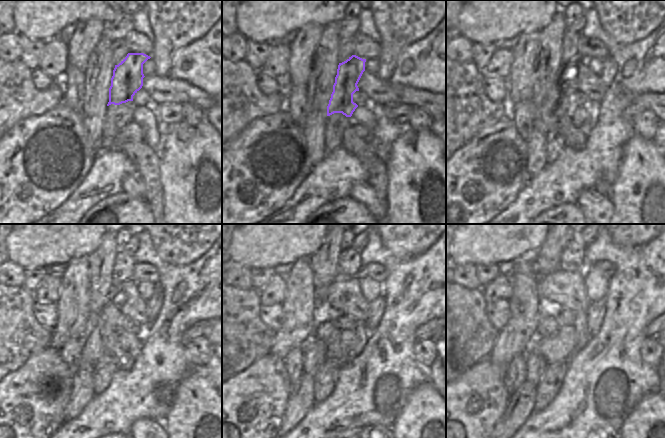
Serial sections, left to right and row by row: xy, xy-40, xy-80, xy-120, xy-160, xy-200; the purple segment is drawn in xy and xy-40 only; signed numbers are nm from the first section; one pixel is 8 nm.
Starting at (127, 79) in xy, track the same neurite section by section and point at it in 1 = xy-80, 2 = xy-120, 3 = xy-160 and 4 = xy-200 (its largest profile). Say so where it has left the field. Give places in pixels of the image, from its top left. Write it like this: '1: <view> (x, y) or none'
1: xy-80 (567, 81)
2: xy-120 (93, 348)
3: xy-160 (315, 350)
4: xy-200 (536, 365)

